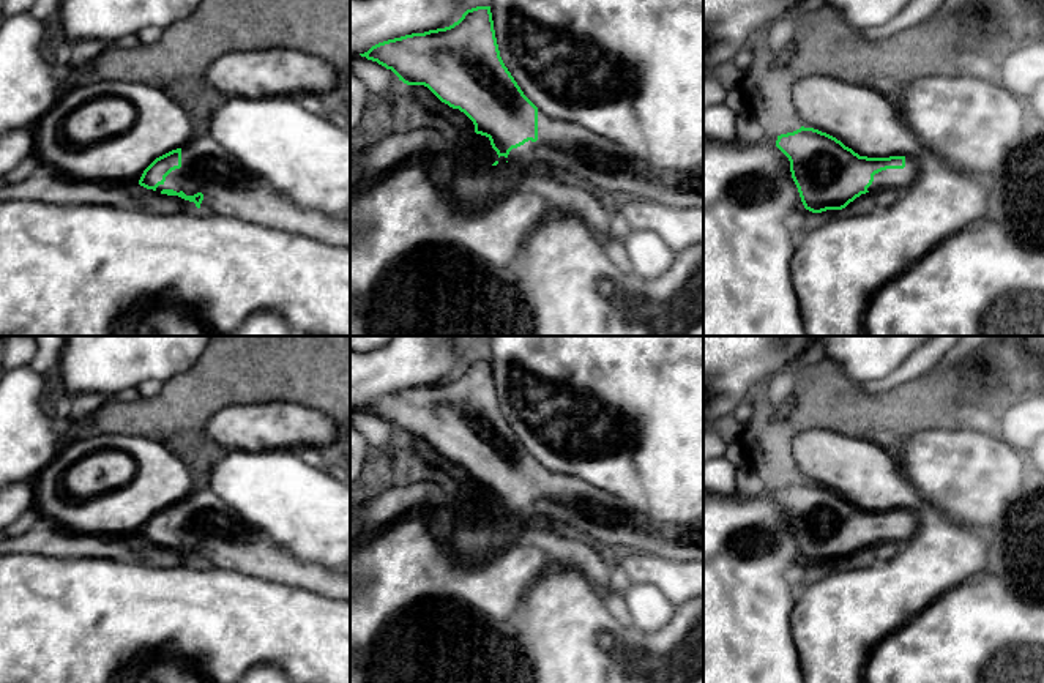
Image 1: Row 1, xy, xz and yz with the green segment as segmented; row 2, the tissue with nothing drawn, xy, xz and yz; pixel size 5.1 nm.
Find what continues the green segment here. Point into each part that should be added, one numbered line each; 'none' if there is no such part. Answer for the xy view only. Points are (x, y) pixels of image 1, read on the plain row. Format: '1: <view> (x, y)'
1: xy (229, 543)

